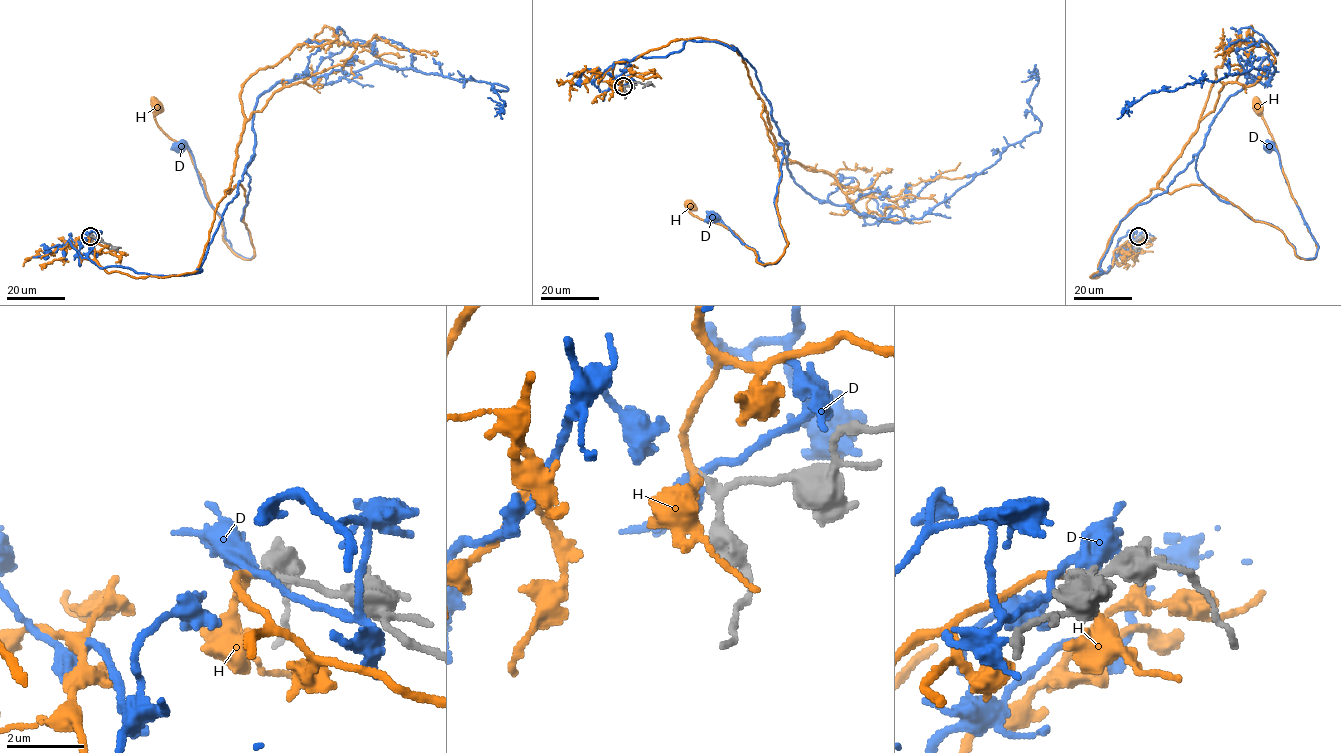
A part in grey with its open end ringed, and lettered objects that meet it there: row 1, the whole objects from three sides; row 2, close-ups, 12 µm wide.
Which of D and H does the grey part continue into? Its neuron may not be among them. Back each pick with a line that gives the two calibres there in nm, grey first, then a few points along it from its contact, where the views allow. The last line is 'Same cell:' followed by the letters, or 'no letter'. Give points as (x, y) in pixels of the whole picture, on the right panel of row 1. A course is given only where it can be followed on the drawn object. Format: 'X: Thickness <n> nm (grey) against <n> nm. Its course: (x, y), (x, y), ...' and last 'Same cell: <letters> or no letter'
H: Thickness 150 nm (grey) against 180 nm. Its course: (1138, 236), (1090, 276), (1151, 190), (1191, 184), (1315, 257), (1258, 105)
Same cell: H

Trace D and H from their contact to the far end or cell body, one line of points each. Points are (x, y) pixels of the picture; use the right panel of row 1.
D: (1139, 236), (1122, 236), (1113, 265), (1093, 276), (1119, 222), (1194, 155), (1220, 200), (1314, 258), (1269, 146)
H: (1138, 236), (1090, 276), (1151, 190), (1191, 184), (1315, 257), (1258, 105)

